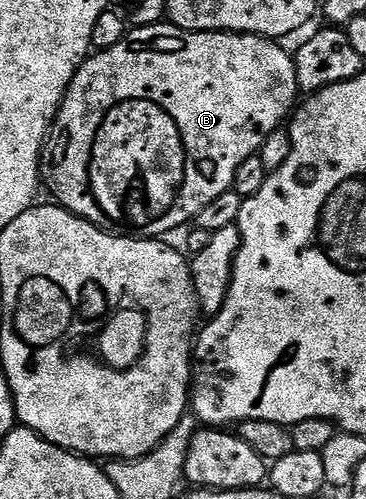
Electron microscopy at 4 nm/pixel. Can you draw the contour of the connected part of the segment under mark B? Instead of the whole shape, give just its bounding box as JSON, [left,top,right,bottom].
[40,22,300,224]

